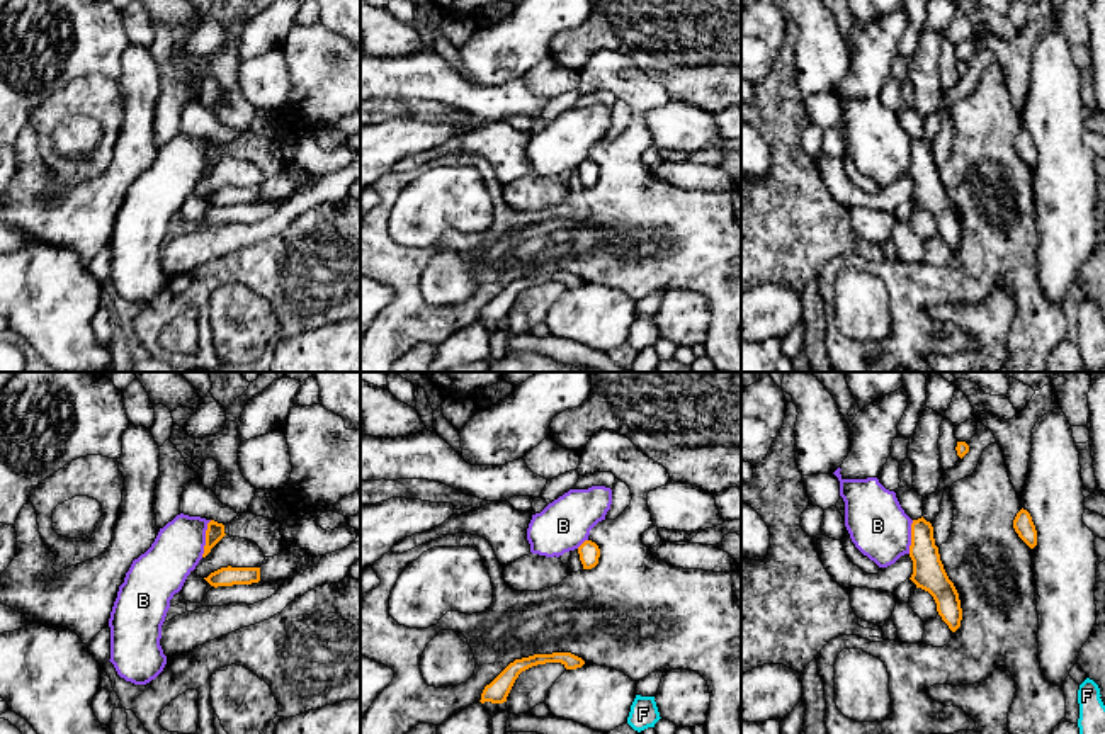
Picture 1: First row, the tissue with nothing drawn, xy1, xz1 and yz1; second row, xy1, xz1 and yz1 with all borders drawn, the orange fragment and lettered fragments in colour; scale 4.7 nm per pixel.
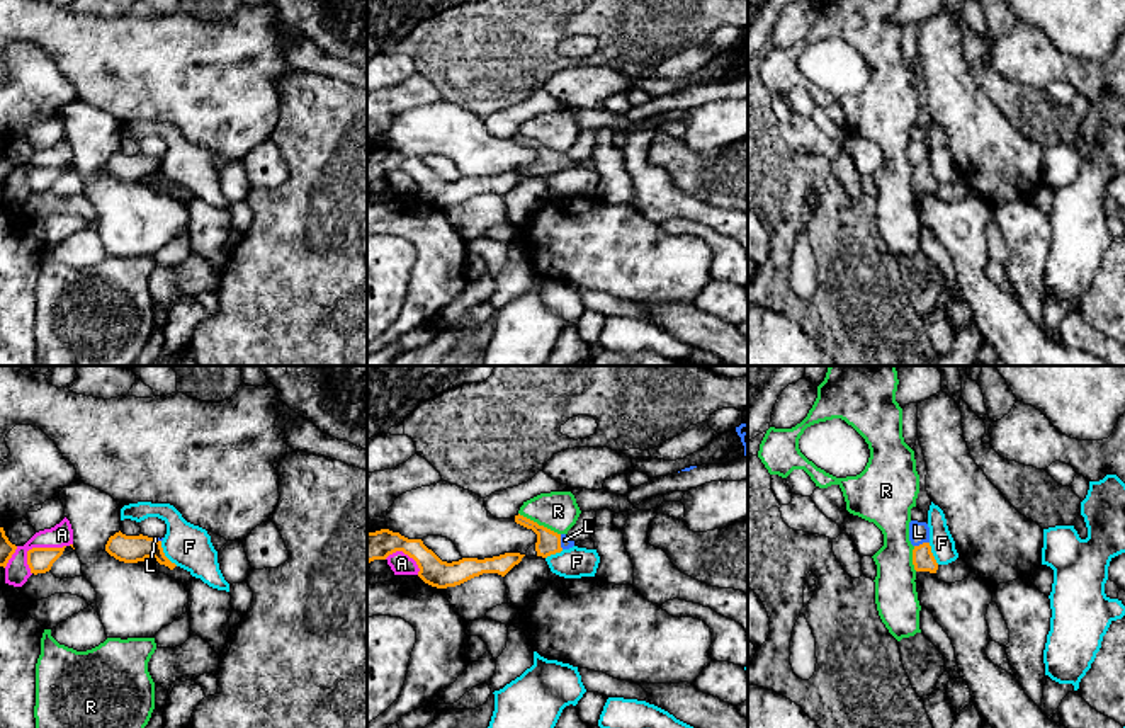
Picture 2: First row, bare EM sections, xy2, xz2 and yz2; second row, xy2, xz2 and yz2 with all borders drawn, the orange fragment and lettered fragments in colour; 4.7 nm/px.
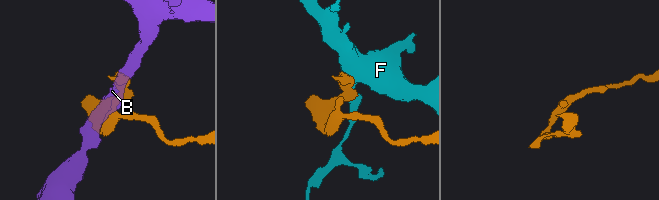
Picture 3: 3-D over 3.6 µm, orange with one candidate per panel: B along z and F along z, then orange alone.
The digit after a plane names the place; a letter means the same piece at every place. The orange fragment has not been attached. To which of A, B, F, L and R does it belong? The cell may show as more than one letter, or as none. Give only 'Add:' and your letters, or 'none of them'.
Add: L

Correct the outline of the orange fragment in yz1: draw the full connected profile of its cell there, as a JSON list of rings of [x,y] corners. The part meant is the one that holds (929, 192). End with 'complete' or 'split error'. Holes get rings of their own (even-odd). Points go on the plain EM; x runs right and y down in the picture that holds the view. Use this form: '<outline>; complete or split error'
[[[923,136],[911,143],[910,177],[913,180],[911,200],[928,211],[942,240],[952,251],[960,246],[962,228],[959,212],[949,199],[933,158],[933,146]]]; complete

